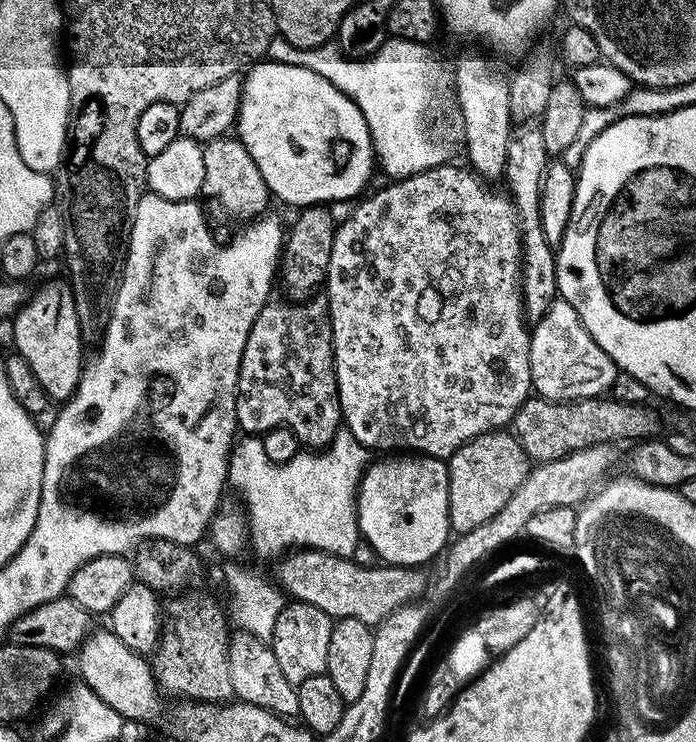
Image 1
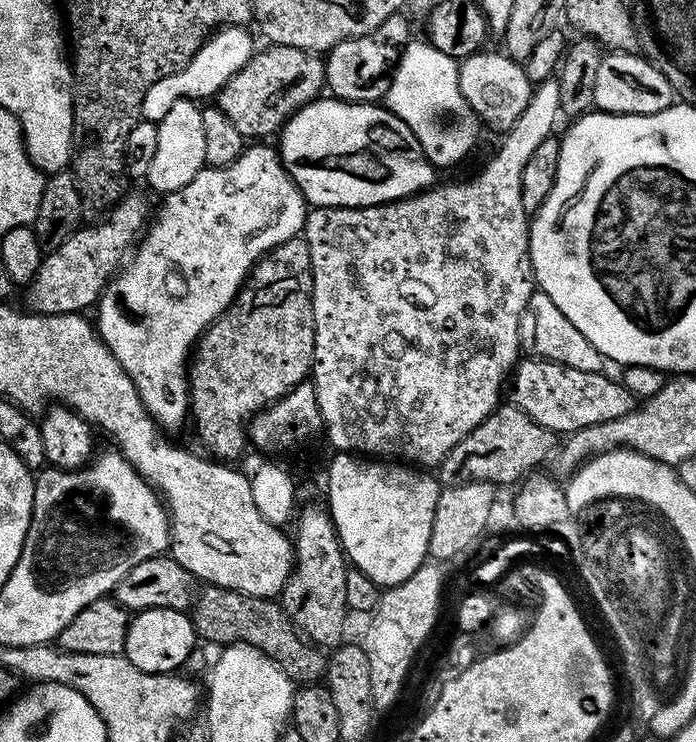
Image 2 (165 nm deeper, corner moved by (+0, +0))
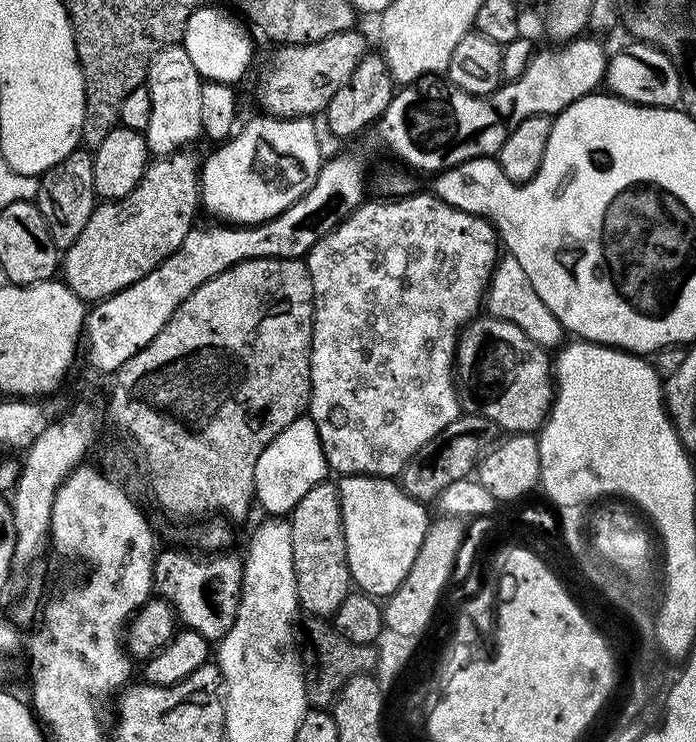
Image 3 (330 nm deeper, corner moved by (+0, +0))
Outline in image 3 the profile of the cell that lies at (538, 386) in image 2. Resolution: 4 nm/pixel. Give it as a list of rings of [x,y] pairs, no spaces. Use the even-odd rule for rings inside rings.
[[[487,314],[477,315],[468,321],[463,328],[460,329],[458,343],[456,345],[456,364],[458,365],[458,395],[460,397],[460,406],[465,413],[475,414],[486,418],[497,429],[505,428],[503,431],[508,434],[536,434],[544,426],[544,421],[548,418],[548,411],[552,408],[552,398],[554,395],[554,364],[550,359],[549,353],[541,348],[539,344],[526,334],[522,334],[522,330],[518,330],[518,326],[514,326],[514,322],[509,320],[499,320],[497,316]]]

